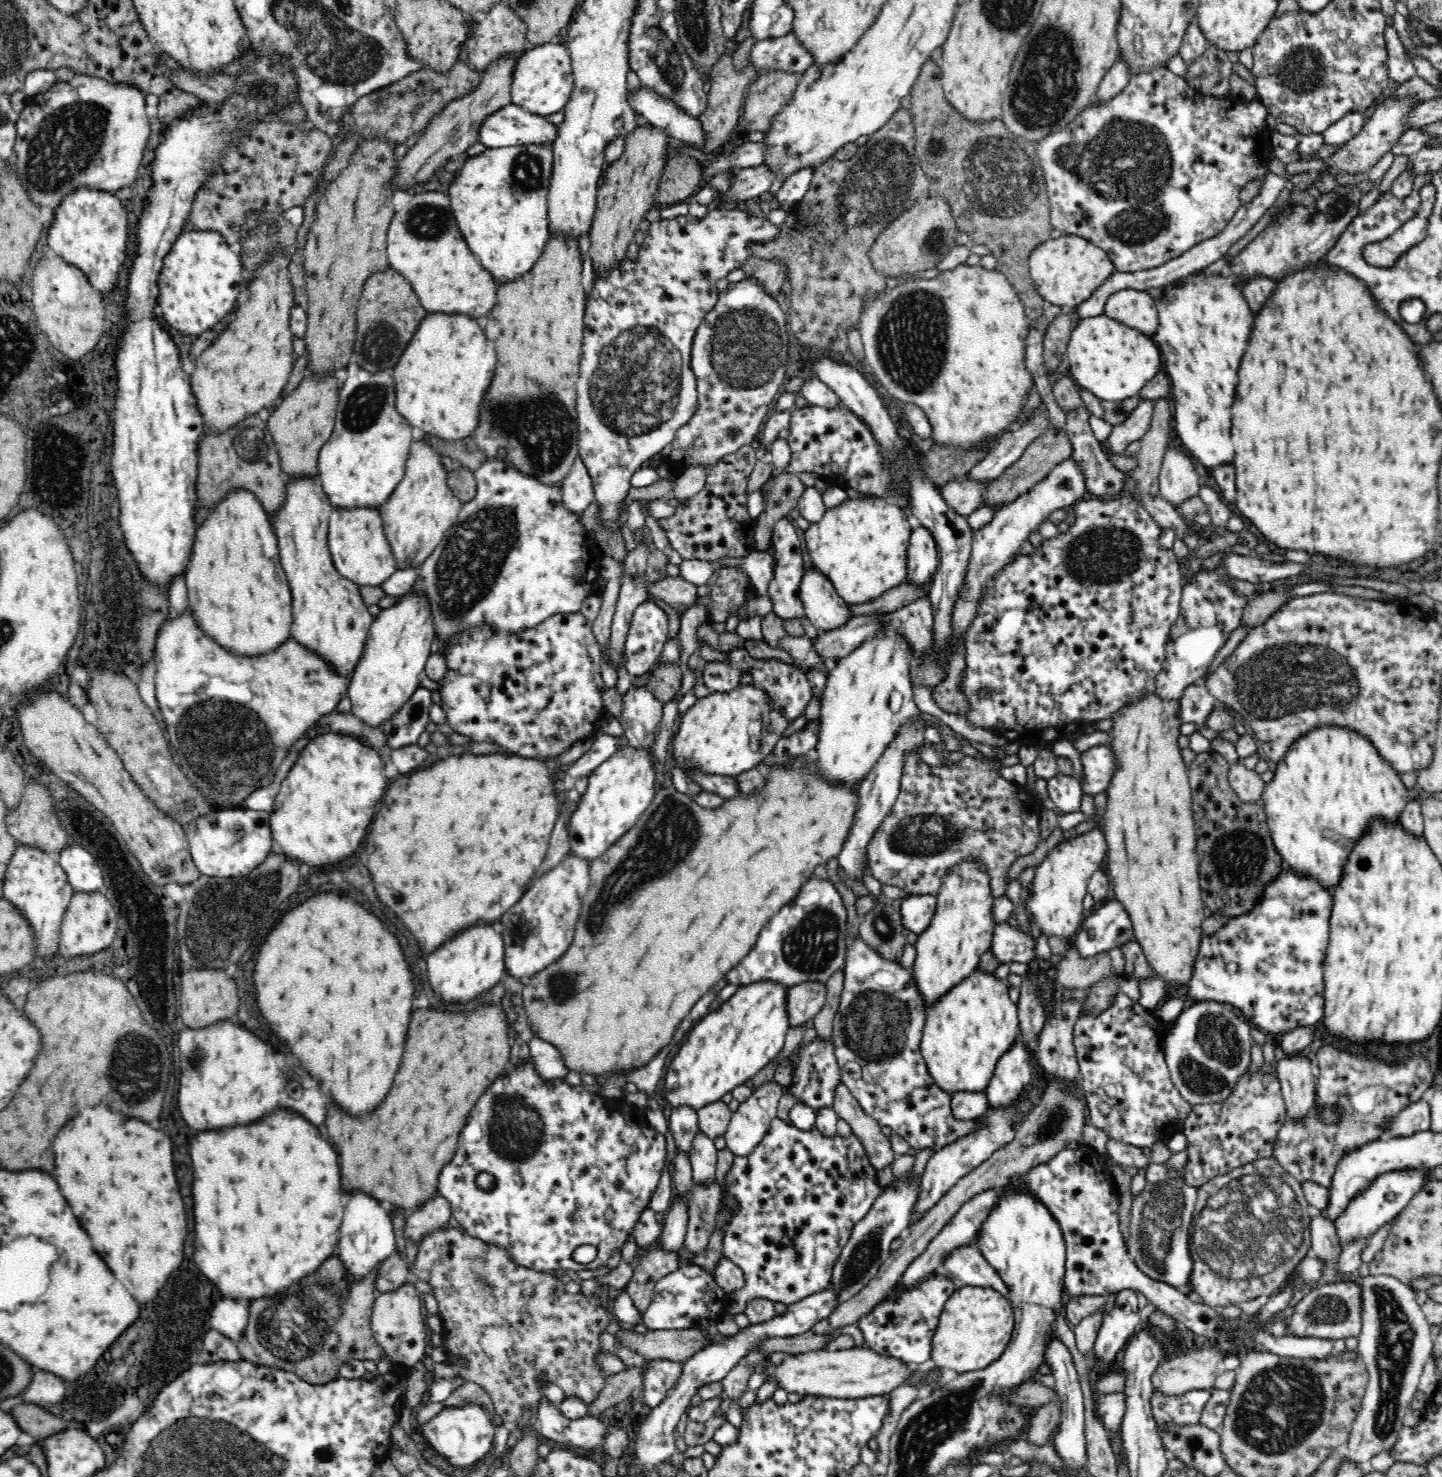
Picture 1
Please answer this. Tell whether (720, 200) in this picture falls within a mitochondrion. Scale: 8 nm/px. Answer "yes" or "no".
no

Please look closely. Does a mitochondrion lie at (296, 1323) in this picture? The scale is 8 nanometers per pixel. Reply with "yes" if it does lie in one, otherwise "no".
yes

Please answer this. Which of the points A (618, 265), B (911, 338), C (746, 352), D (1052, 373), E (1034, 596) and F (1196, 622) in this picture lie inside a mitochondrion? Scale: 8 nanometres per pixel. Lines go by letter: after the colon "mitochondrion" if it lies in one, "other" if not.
A: other
B: mitochondrion
C: mitochondrion
D: other
E: other
F: mitochondrion

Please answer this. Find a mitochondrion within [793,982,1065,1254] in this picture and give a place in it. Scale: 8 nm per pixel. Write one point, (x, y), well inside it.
(876, 1026)

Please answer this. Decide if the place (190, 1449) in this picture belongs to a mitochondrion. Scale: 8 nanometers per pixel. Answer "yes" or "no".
yes

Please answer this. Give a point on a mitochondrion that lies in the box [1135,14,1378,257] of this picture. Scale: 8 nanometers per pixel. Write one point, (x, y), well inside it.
(1301, 71)

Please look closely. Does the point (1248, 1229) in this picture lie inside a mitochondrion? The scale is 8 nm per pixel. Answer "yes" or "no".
yes

